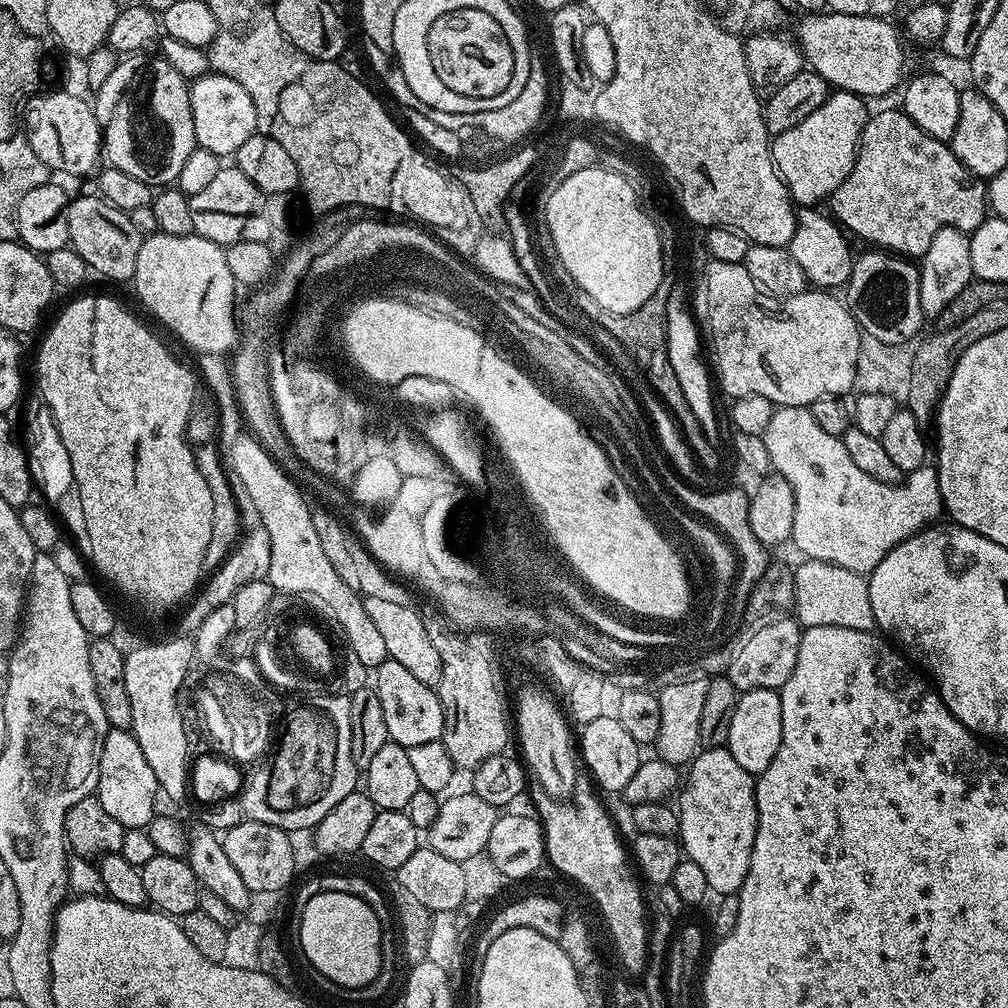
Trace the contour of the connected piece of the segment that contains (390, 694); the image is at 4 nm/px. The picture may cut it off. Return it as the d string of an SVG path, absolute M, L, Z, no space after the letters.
M390 659L383 660L374 670L374 687L378 702L382 702L382 715L386 717L386 730L391 743L409 749L443 737L446 713L440 705L437 689L426 686L426 682L418 682L418 678L414 678L406 666Z

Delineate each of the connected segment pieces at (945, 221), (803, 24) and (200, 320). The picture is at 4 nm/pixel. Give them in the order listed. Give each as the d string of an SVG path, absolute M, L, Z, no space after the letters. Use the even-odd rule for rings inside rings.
M892 108L877 116L876 113L869 115L854 166L850 174L846 174L840 189L830 197L831 204L831 215L853 237L861 236L877 249L908 258L923 256L940 228L957 228L971 234L984 221L990 208L985 181L962 166L945 141L926 134L926 130L918 127L903 110L896 109L895 112Z
M827 10L804 14L799 18L800 25L794 31L794 36L807 67L817 72L833 89L871 98L884 96L901 87L905 79L905 41L901 29L897 25L896 29L891 19L875 14L855 16Z
M157 230L145 235L140 241L140 249L138 250L135 284L141 302L186 347L193 348L194 353L224 356L235 349L238 343L238 300L236 304L238 285L234 274L230 274L230 266L226 266L226 254L221 245L195 234L175 236Z

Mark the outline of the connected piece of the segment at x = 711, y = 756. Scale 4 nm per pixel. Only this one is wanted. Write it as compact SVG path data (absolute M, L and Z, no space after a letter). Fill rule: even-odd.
M727 747L704 748L687 765L686 779L679 796L678 840L682 845L683 855L698 862L713 893L720 896L739 893L750 870L750 854L754 850L758 826L756 781L753 773L742 770L742 766L738 766L734 754L730 754Z

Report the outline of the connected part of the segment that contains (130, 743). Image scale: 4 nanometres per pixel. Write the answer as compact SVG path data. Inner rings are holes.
M109 728L102 754L100 755L100 769L98 770L98 782L94 786L94 795L102 802L106 814L111 814L124 828L147 829L153 816L157 815L156 796L160 792L160 784L154 778L154 770L150 770L150 762L146 762L146 754L142 754L142 746L138 746L135 736L127 728Z

